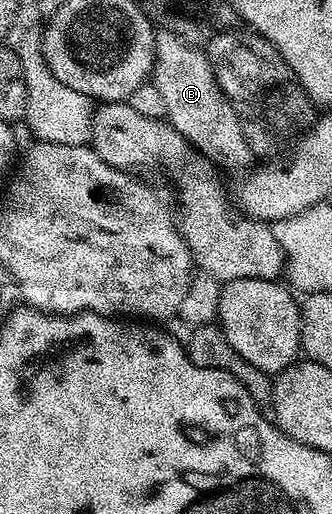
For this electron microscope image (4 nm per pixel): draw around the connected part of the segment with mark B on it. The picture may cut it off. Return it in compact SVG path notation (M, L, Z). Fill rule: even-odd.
M156 30L153 82L157 93L161 93L165 100L167 122L187 139L200 156L206 157L212 164L221 163L225 167L246 168L246 163L252 162L245 133L241 133L241 121L219 87L211 62L198 46L181 41L181 37L172 31Z

